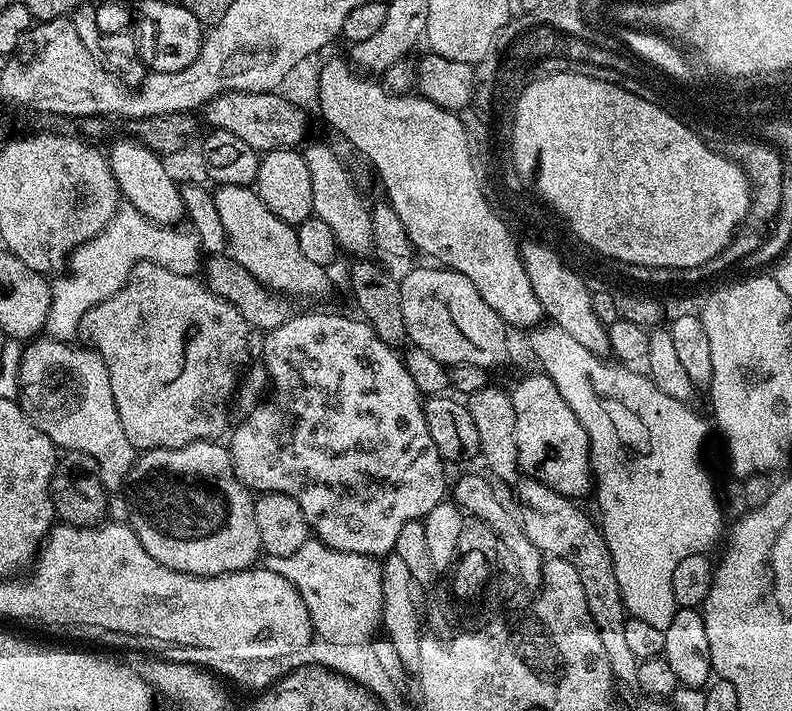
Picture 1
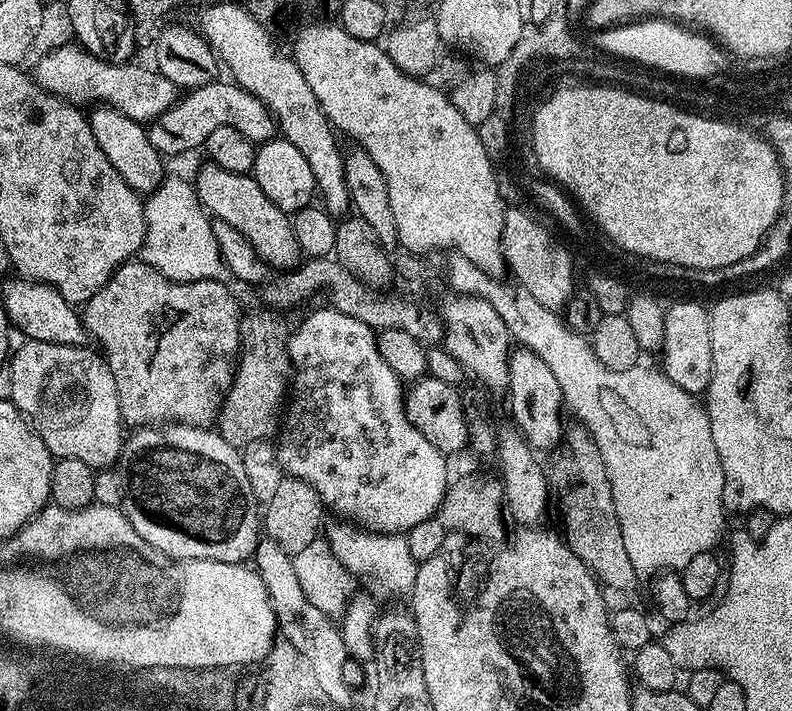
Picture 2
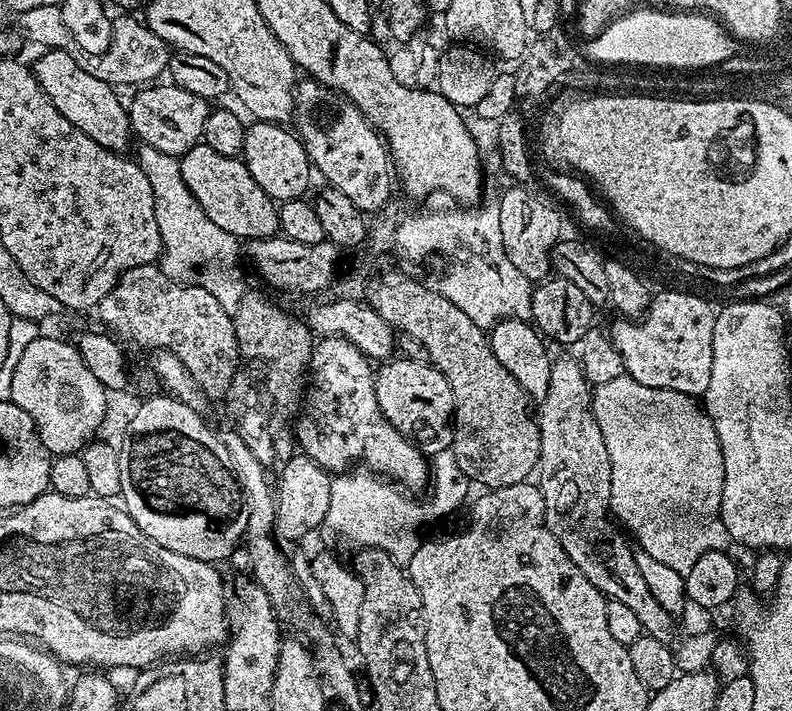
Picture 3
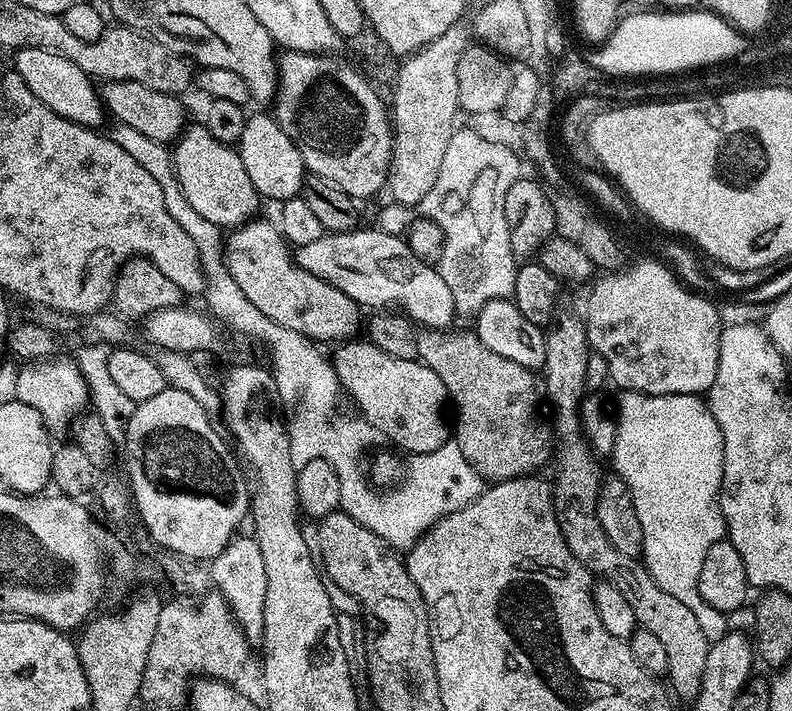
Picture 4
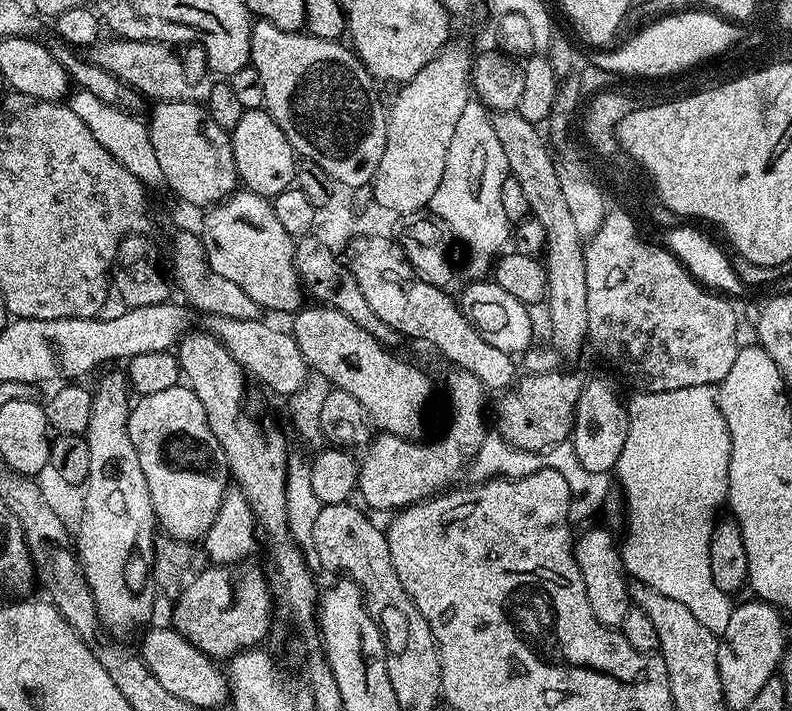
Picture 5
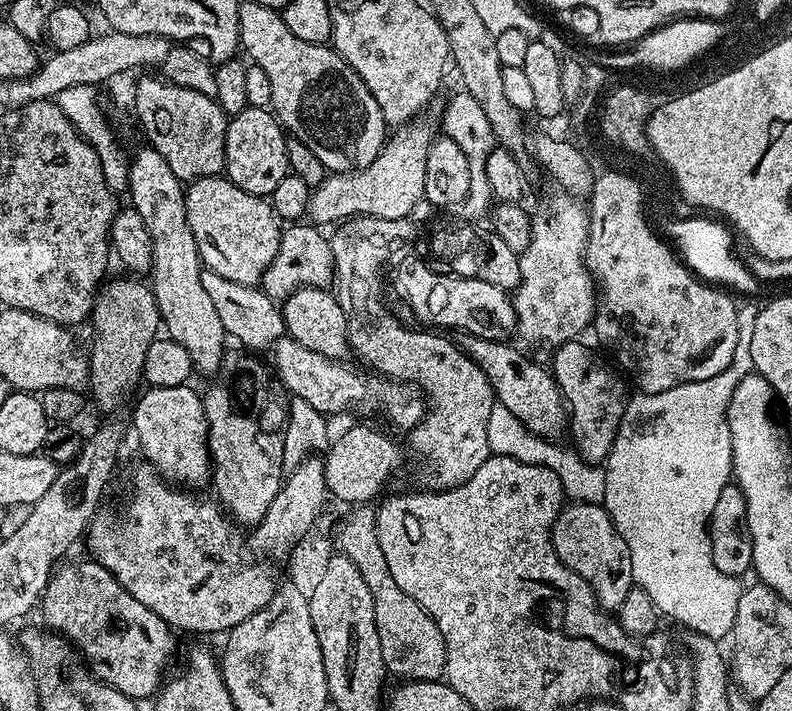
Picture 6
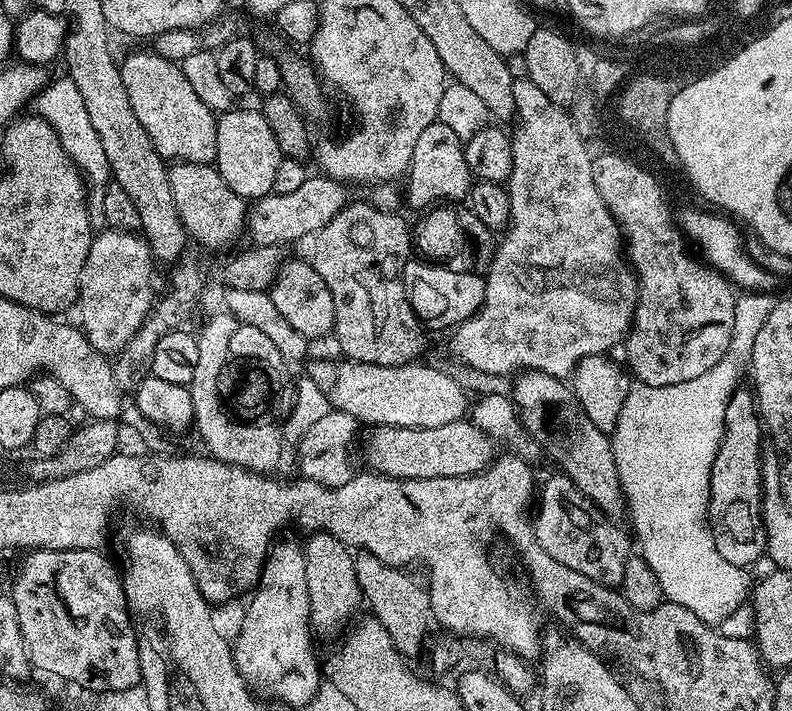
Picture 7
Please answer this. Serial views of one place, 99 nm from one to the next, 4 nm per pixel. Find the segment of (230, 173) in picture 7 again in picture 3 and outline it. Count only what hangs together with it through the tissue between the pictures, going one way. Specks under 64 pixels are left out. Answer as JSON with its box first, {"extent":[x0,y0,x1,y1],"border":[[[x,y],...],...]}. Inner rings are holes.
{"extent":[242,122,310,202],"border":[[[256,122],[247,129],[245,146],[242,153],[244,165],[254,174],[254,182],[266,190],[271,200],[283,202],[298,200],[308,188],[308,170],[310,161],[304,144],[295,131],[271,122]],[[253,127],[253,128],[252,128]]]}

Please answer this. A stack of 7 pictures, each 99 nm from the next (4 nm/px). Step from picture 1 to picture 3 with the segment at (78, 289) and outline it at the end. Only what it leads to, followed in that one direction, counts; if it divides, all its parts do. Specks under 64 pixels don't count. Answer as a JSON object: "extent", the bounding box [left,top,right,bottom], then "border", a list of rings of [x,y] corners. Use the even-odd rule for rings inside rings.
{"extent":[138,143,246,313],"border":[[[143,143],[139,145],[139,149],[138,163],[146,174],[146,178],[150,178],[150,186],[154,190],[154,210],[158,218],[160,237],[164,243],[164,250],[158,261],[159,268],[174,282],[198,286],[202,290],[206,290],[206,294],[214,294],[214,298],[218,298],[218,302],[222,302],[224,309],[233,313],[246,291],[244,272],[240,269],[240,260],[242,264],[241,241],[234,234],[222,230],[222,226],[214,226],[214,222],[210,222],[206,210],[202,210],[202,206],[198,206],[198,198],[194,198],[194,194],[190,194],[186,182],[182,182],[182,170],[177,157],[162,154],[159,150],[154,150],[153,146]]]}

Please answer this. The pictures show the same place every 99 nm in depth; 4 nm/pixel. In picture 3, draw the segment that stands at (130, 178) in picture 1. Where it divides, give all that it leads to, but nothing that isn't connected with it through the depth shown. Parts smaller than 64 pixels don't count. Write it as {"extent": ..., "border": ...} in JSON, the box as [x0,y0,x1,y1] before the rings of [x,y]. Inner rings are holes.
{"extent":[34,50,134,153],"border":[[[68,50],[39,53],[41,56],[34,63],[34,71],[46,98],[50,98],[50,102],[54,102],[54,110],[58,110],[66,122],[78,126],[86,138],[94,138],[98,146],[111,152],[127,153],[128,143],[133,142],[134,135],[125,101],[120,101],[116,93],[119,91],[113,85],[102,82],[102,78],[94,78],[94,74],[90,74],[87,67],[81,61],[79,64],[70,53]]]}

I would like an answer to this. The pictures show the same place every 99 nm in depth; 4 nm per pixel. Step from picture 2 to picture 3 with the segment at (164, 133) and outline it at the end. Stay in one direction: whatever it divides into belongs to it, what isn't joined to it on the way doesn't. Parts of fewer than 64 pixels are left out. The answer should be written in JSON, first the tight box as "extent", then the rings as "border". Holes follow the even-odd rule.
{"extent":[128,82,211,158],"border":[[[170,82],[154,84],[139,89],[139,92],[128,104],[133,135],[143,144],[153,146],[162,154],[177,158],[184,156],[196,143],[203,139],[205,124],[211,114],[209,101],[191,94],[188,90]]]}

